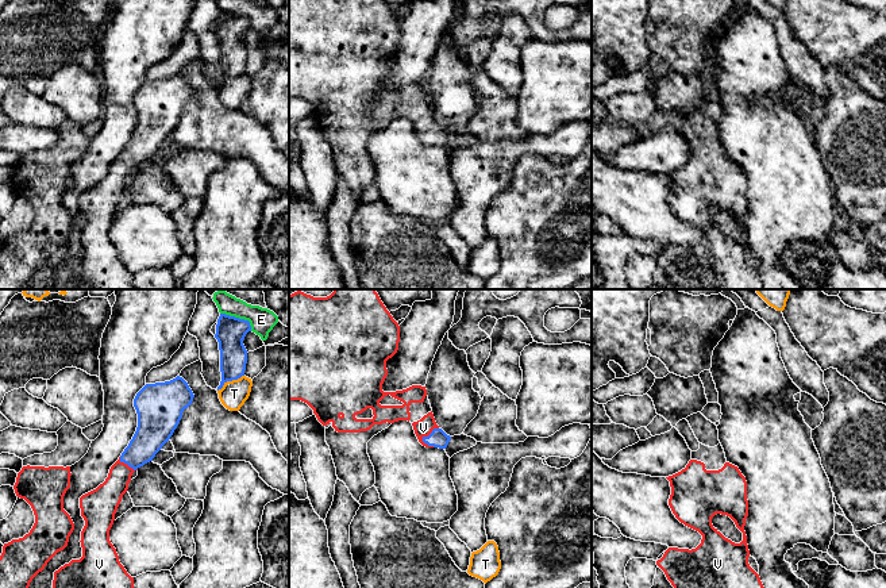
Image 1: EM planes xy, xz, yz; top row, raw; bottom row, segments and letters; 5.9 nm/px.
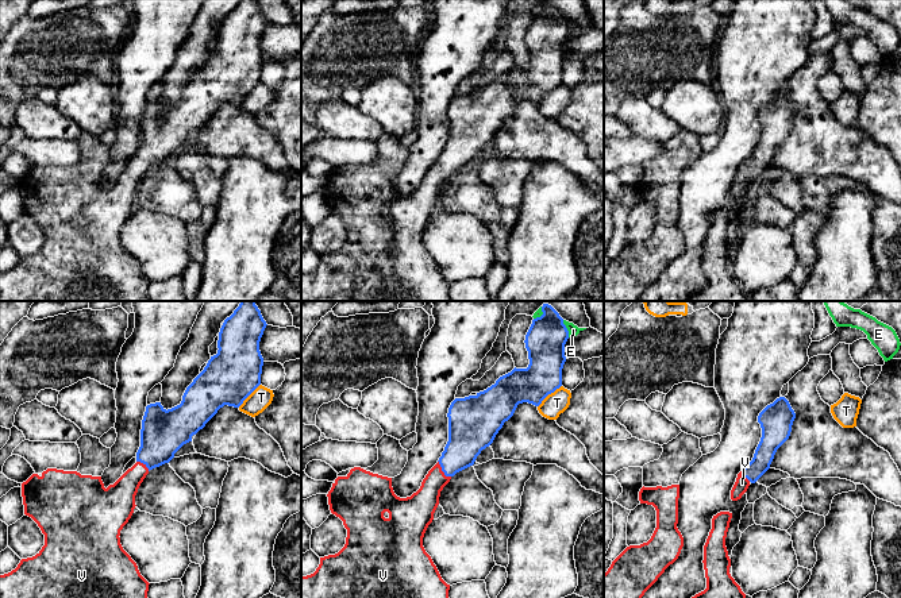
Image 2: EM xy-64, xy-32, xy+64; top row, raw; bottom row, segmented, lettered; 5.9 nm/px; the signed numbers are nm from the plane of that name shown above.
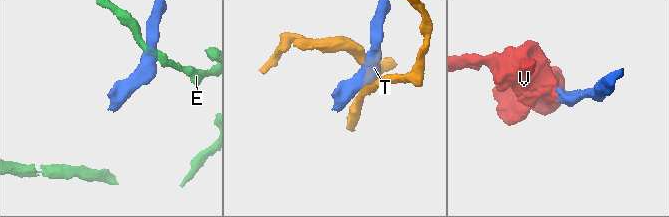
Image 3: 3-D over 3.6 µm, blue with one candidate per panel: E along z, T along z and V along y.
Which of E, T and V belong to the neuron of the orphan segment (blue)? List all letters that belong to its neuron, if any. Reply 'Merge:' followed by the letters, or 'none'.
Merge: V

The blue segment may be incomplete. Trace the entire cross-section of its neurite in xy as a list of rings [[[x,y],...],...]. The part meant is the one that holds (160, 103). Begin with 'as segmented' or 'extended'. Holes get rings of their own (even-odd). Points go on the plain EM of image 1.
extended; [[[180,73],[165,80],[146,81],[136,91],[134,96],[138,111],[136,128],[119,157],[111,164],[105,178],[80,195],[81,214],[85,218],[80,238],[82,254],[72,257],[54,269],[54,289],[135,289],[134,274],[120,261],[116,246],[109,238],[109,227],[122,195],[128,187],[132,170],[153,158],[155,151],[170,137],[184,107],[192,101],[193,95],[194,92],[188,80]]]

